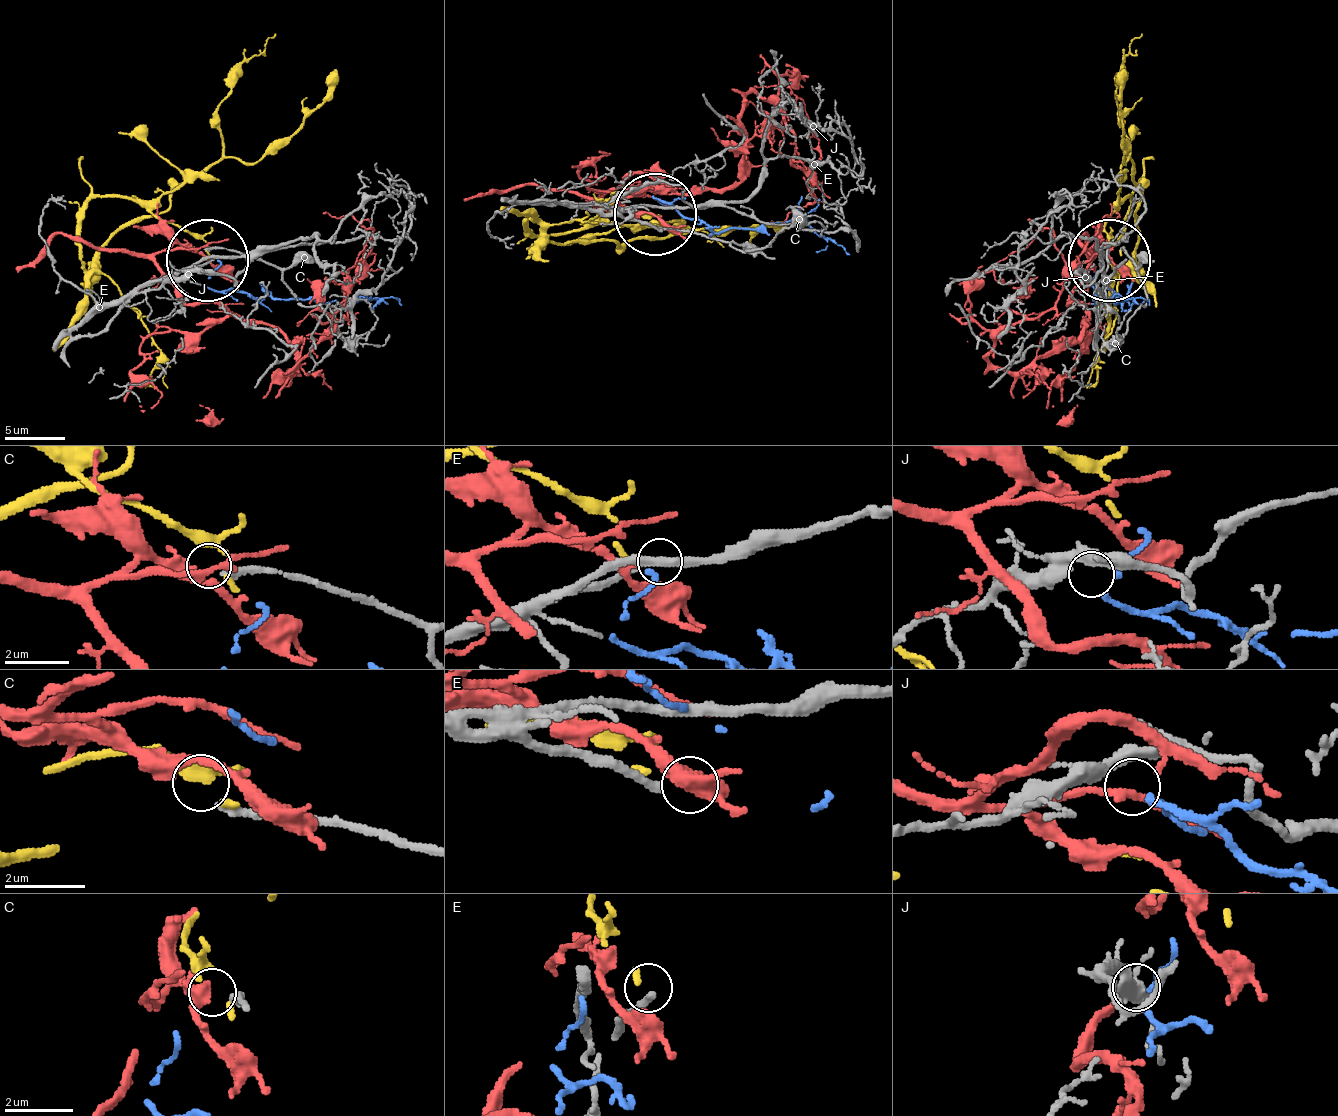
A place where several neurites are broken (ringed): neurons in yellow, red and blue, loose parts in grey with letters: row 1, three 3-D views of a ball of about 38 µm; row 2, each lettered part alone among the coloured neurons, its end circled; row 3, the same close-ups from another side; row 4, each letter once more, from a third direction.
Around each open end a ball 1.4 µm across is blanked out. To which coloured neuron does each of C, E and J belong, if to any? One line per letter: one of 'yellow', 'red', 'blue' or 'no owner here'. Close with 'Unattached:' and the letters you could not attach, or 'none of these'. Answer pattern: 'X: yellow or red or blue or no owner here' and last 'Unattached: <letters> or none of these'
C: red
E: no owner here
J: blue
Unattached: E

